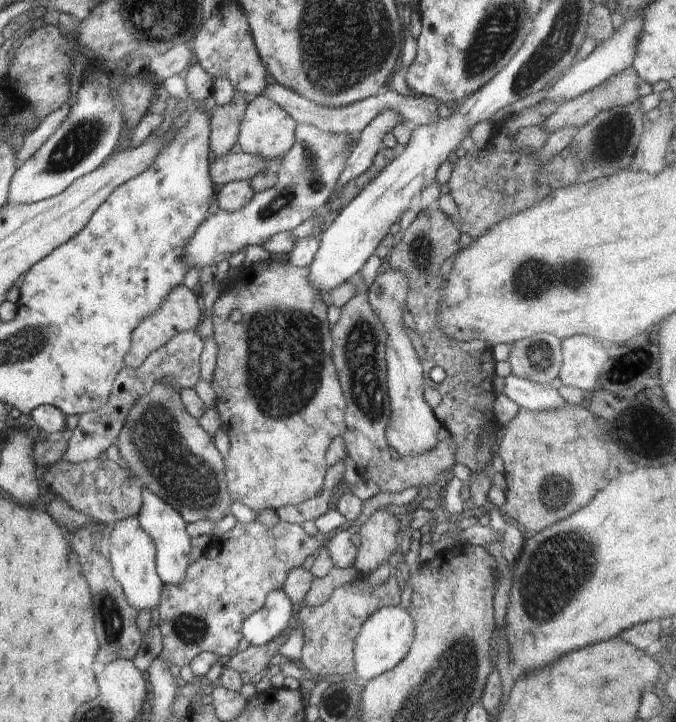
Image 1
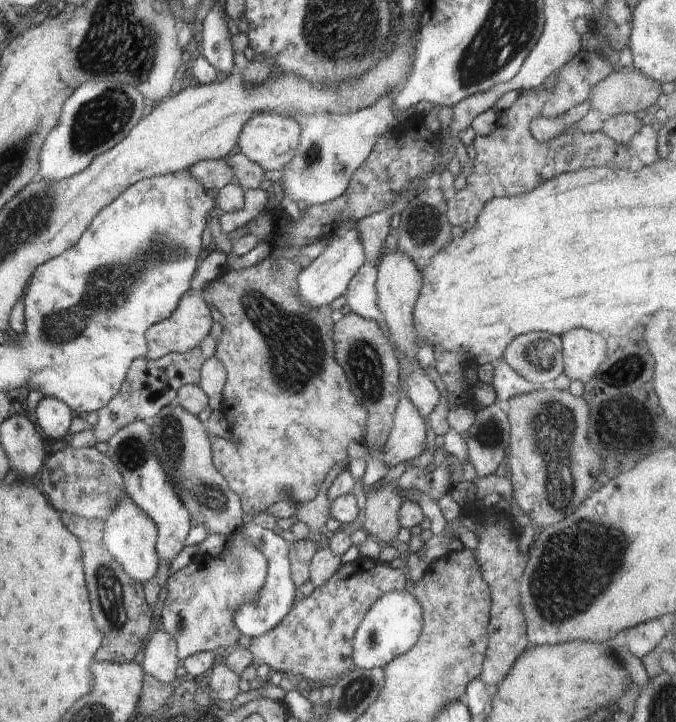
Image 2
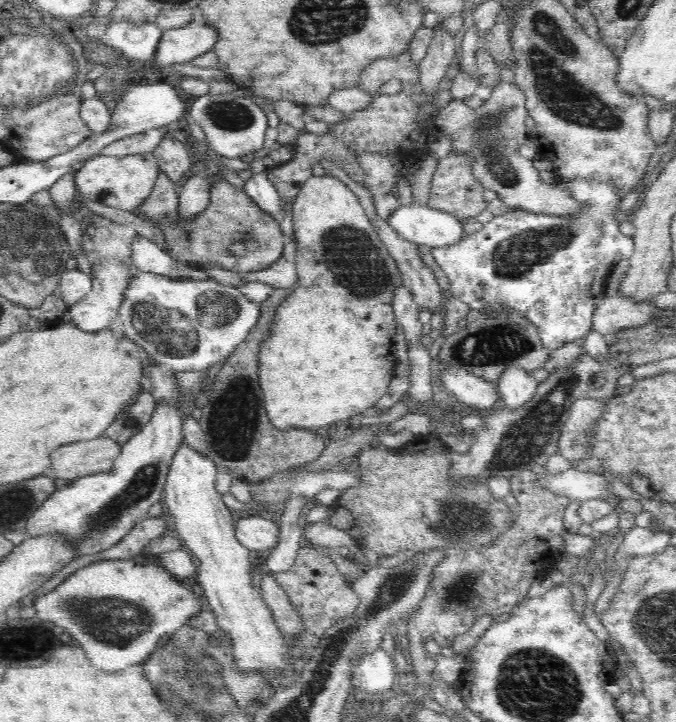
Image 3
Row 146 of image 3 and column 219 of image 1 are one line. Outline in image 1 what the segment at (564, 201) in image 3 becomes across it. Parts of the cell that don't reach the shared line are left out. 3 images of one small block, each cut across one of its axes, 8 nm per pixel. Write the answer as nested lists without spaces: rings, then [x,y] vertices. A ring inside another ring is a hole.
[[[166,382],[156,383],[130,409],[116,446],[126,468],[142,486],[162,497],[187,523],[219,521],[230,513],[233,501],[227,487],[223,455],[198,420],[187,413],[179,392]]]

